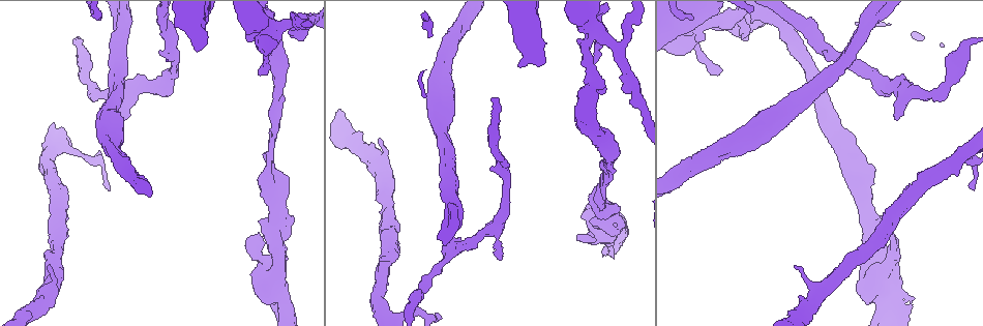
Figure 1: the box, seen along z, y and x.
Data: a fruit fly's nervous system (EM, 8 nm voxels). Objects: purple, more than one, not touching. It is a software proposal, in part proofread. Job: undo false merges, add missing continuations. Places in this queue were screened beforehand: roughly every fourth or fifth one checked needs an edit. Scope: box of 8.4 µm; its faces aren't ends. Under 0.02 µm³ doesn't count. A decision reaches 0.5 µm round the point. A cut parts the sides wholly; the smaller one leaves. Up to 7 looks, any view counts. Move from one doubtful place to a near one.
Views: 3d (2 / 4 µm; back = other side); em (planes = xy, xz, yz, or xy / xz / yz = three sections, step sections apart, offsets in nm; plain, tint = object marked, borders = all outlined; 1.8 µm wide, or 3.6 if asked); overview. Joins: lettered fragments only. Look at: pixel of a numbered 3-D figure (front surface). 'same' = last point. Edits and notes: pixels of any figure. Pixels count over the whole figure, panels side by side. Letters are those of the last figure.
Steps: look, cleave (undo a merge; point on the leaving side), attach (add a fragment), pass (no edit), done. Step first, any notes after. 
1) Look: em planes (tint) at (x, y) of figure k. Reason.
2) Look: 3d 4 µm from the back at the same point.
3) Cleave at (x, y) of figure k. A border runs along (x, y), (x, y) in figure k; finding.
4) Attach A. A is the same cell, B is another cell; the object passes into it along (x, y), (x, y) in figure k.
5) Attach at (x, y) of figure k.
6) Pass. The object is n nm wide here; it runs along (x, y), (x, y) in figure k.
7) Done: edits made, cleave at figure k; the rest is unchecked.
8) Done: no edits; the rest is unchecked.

Look: 3d 4 µm at (500, 259) of figure 1. Branch stops here.

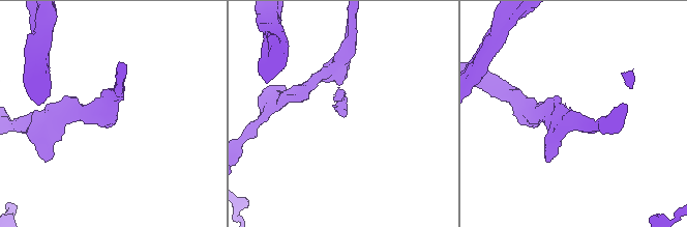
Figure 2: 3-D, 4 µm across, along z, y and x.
Look: em yz step 16 (borders) at (344, 115) of figure 2. Shape alone is not enough.

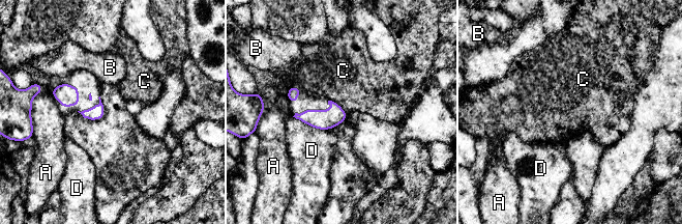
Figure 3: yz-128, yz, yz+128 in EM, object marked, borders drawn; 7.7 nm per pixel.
Pass. The longest contact is with D, 320 nm; A, B, C and D are other cells; a border runs along (330, 100), (335, 102), (347, 114) in figure 3; none of them fits.

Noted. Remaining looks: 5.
Look: em planes (borders) at (259, 234) of figure 1. An open end.

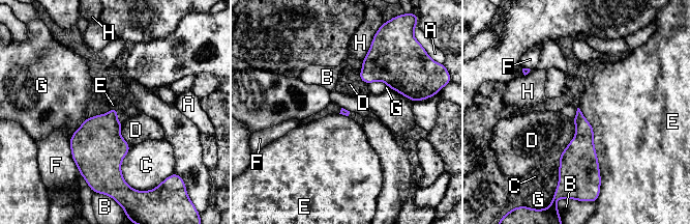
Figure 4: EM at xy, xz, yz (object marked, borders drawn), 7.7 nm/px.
Pass. A, B, C, D, E, F, G and H are other cells; a border runs along (578, 107), (593, 130), (601, 180) in figure 4; none of them fits.

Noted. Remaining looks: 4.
Look: em planes (borders) at (743, 35) of figure 1. Free end.

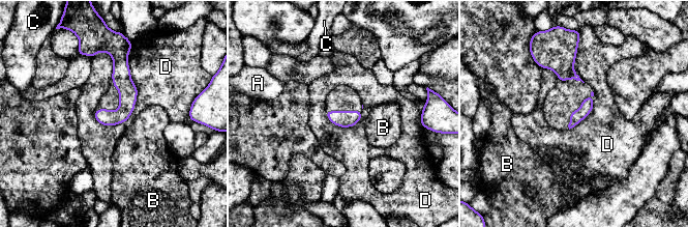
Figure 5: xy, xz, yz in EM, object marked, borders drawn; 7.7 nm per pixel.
Pass. A, B, C and D are other cells; a border runs along (130, 47), (132, 113) in figure 5; no lettered fragment goes on from it.

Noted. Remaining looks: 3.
Done: no edits; the rest is unchecked.

